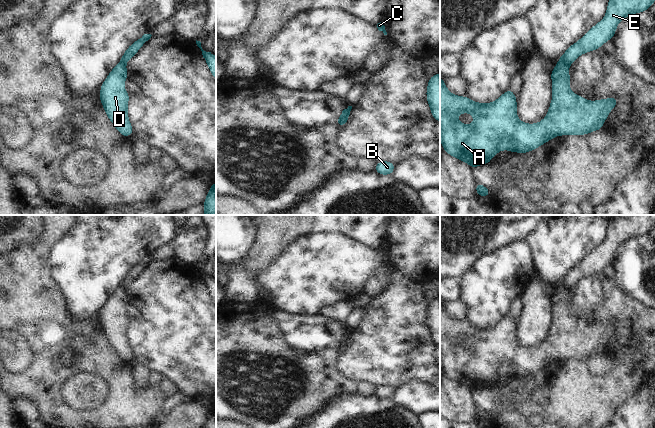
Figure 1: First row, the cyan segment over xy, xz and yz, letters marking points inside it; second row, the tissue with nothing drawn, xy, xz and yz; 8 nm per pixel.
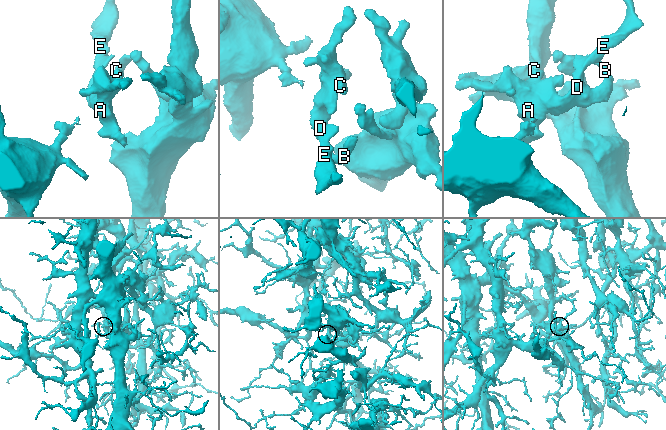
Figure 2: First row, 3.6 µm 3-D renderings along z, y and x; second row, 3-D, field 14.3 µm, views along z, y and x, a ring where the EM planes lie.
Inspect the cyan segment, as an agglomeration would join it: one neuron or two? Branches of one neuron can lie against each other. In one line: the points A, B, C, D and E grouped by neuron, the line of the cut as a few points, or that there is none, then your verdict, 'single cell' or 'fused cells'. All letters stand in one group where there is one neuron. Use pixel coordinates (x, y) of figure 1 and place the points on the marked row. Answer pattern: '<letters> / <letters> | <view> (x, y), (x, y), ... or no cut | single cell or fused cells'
A B C D / E | xz (347, 109), (347, 115), (338, 120) | fused cells

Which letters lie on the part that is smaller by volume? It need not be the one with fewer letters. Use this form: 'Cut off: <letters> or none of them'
Cut off: A, B, C, D

